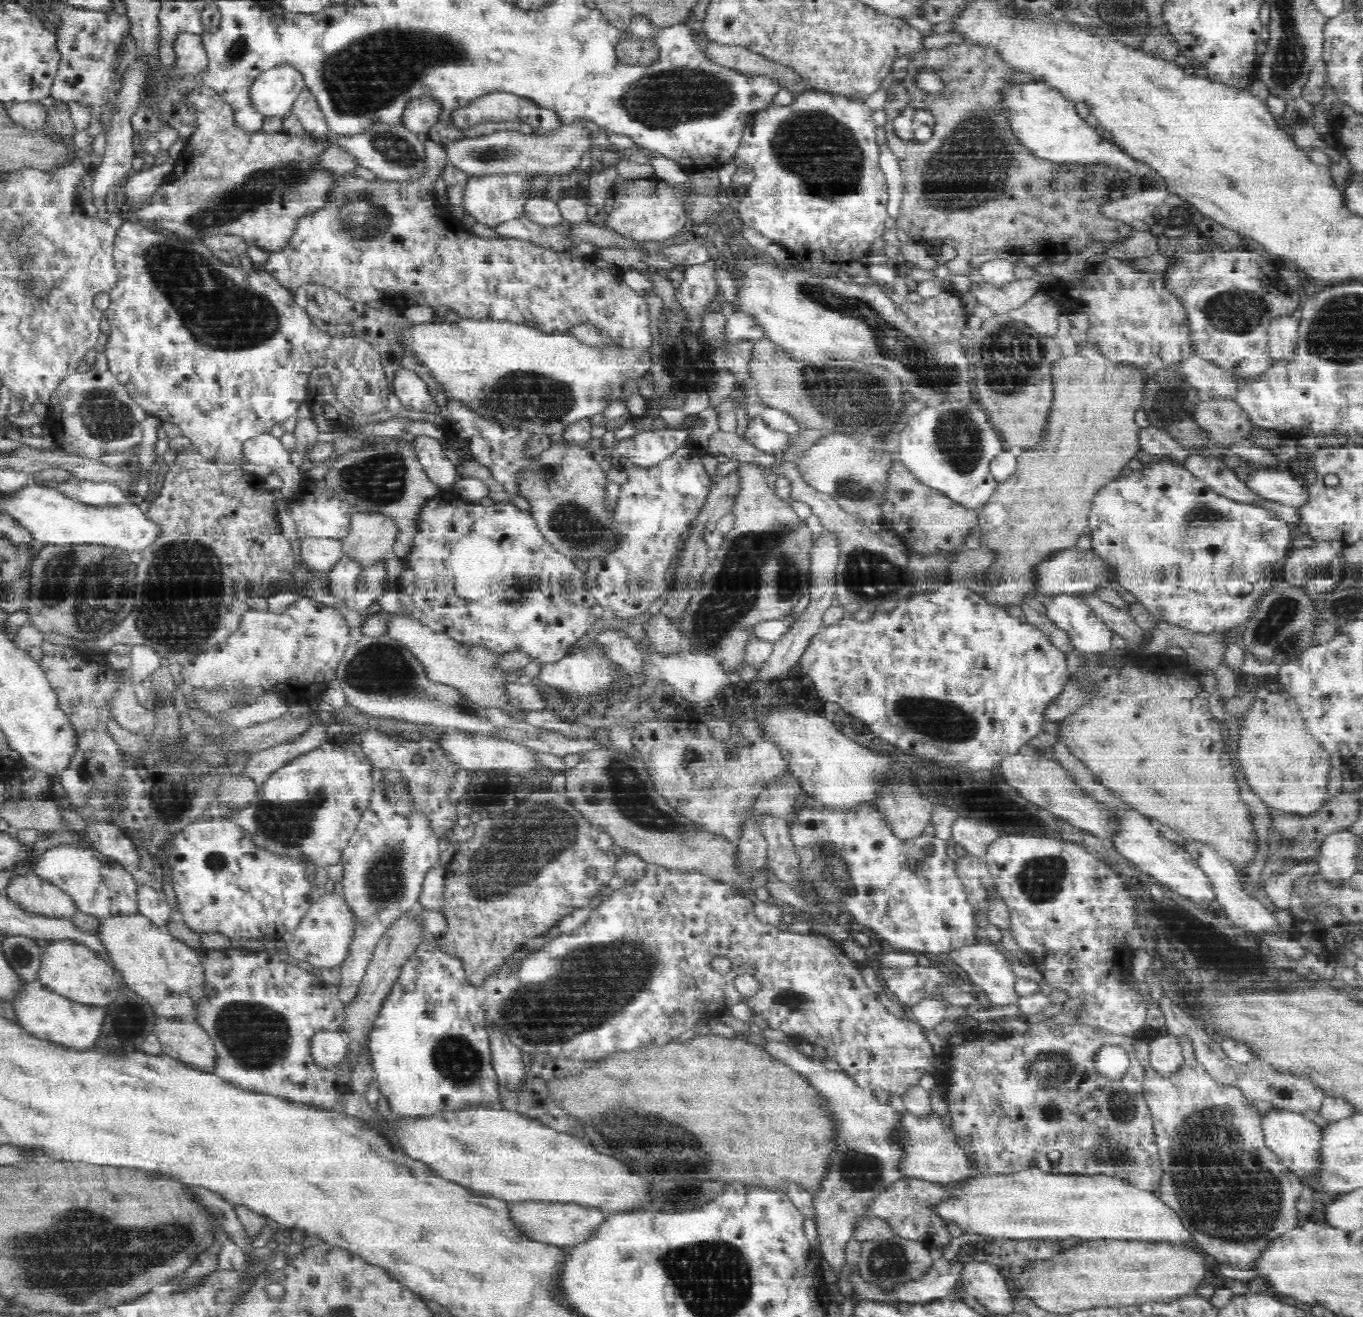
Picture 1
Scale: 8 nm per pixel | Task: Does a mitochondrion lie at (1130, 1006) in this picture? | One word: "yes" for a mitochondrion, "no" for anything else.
no

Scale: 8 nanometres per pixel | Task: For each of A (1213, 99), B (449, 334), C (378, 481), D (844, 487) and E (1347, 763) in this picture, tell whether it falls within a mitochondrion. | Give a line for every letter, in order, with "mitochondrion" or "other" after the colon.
A: other
B: other
C: mitochondrion
D: mitochondrion
E: other

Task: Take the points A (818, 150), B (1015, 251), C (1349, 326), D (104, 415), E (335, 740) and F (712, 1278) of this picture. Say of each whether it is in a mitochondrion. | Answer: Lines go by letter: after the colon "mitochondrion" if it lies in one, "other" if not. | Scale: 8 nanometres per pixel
A: mitochondrion
B: other
C: mitochondrion
D: mitochondrion
E: other
F: mitochondrion

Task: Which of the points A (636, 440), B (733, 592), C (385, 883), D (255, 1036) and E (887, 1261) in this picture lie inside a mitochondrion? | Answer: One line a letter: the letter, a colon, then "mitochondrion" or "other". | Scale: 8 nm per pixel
A: other
B: mitochondrion
C: mitochondrion
D: mitochondrion
E: mitochondrion

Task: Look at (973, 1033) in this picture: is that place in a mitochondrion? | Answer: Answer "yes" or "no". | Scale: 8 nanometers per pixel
no

